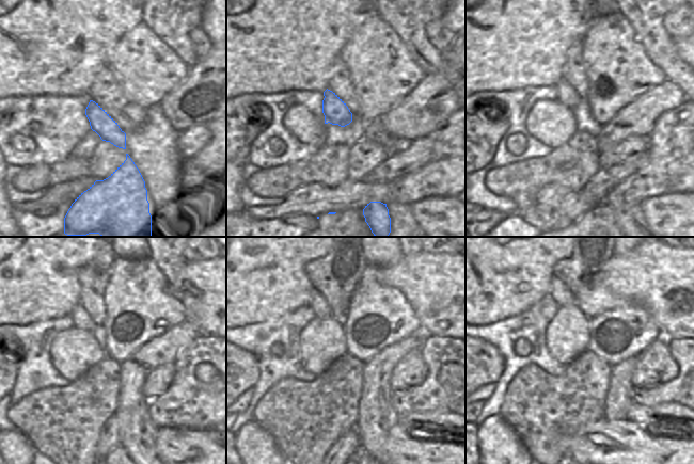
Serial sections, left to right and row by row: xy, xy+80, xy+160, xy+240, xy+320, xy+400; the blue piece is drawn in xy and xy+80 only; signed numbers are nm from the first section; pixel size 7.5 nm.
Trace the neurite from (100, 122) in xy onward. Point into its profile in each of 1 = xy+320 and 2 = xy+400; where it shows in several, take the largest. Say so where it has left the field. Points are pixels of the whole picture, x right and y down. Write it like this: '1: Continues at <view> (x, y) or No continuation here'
1: Continues at xy+320 (321, 309)
2: Continues at xy+400 (563, 296).

